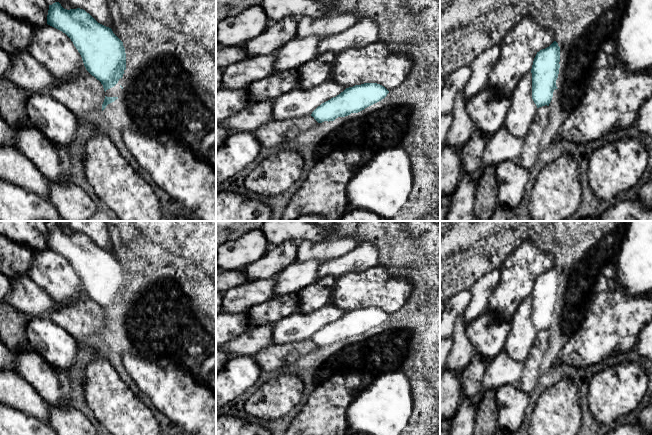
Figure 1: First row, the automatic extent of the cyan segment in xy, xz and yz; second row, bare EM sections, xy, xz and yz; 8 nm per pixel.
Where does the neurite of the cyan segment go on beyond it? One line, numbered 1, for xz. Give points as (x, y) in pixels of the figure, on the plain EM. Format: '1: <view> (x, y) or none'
1: none

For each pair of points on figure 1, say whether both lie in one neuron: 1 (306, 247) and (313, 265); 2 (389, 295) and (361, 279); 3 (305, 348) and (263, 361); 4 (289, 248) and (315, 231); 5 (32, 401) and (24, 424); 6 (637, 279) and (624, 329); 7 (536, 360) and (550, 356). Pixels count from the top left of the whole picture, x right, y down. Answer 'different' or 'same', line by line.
1: different
2: same
3: same
4: different
5: different
6: different
7: different

